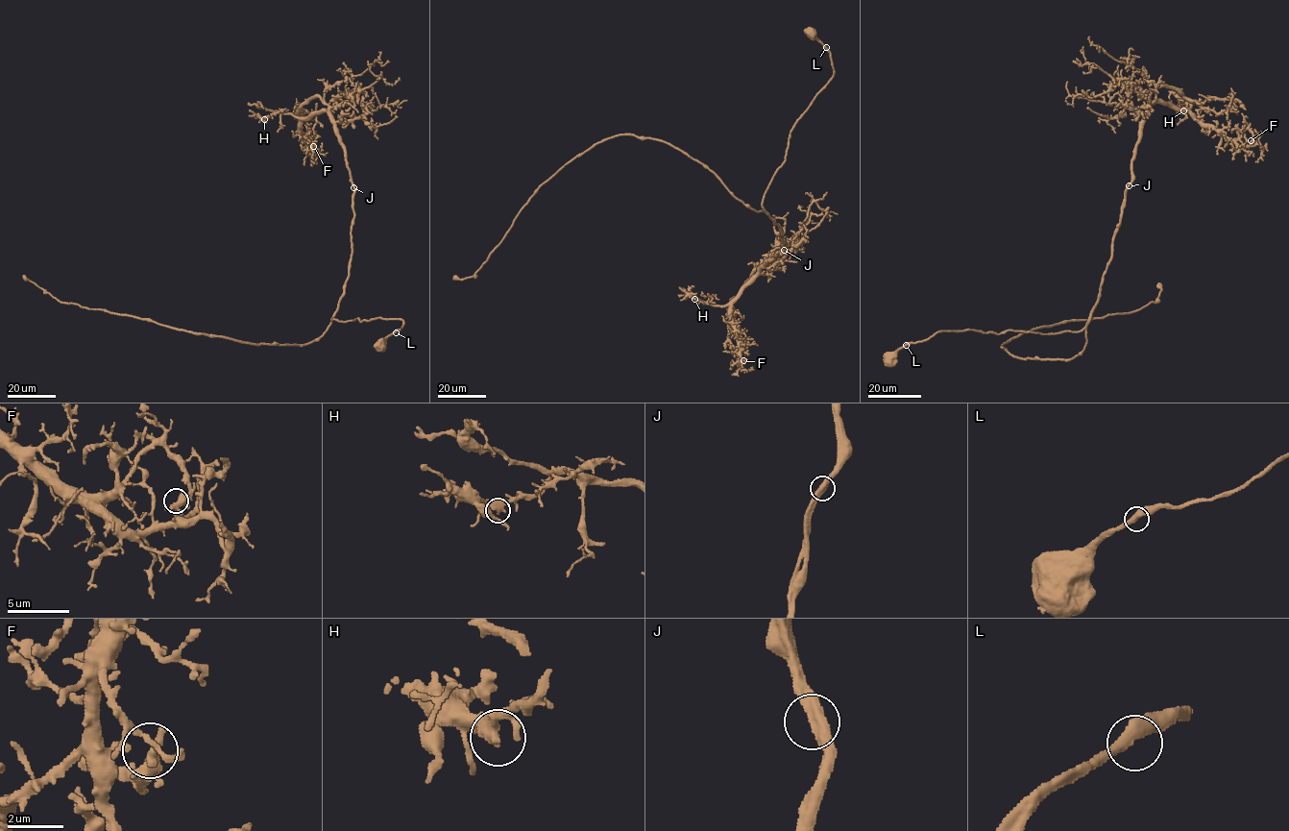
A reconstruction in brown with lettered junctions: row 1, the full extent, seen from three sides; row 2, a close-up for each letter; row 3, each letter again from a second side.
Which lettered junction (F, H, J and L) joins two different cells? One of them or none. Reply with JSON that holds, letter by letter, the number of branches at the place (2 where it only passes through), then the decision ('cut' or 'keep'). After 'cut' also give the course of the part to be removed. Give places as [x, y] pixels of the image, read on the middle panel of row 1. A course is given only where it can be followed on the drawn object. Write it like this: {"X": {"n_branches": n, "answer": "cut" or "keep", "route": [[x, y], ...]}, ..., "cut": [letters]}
{"F": {"n_branches": 2, "answer": "keep"}, "H": {"n_branches": 2, "answer": "keep"}, "J": {"n_branches": 2, "answer": "keep"}, "L": {"n_branches": 2, "answer": "keep"}, "cut": []}

